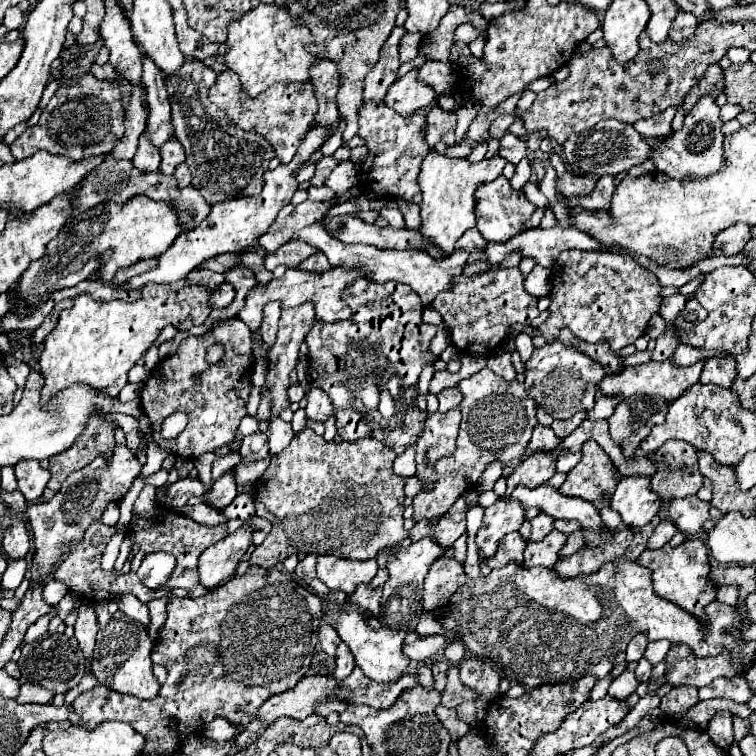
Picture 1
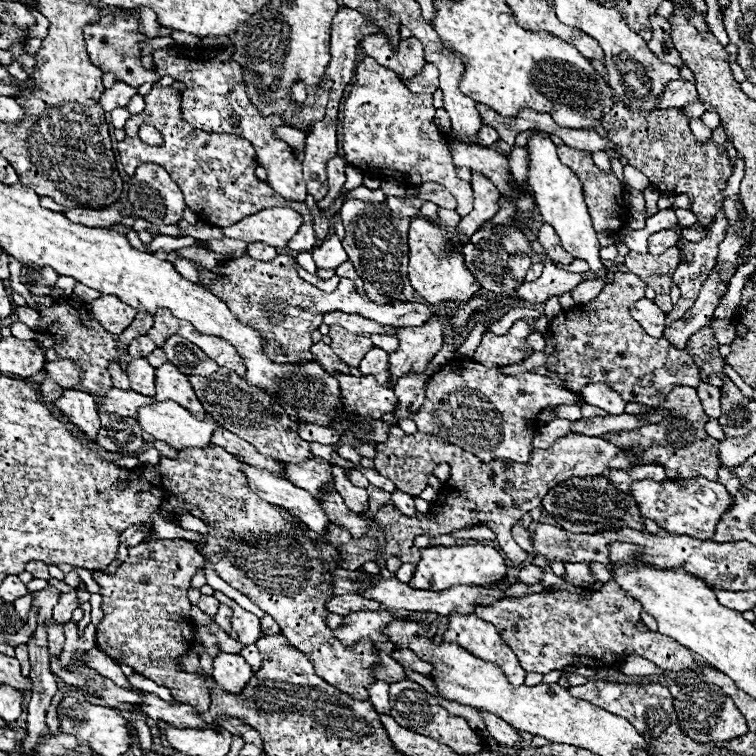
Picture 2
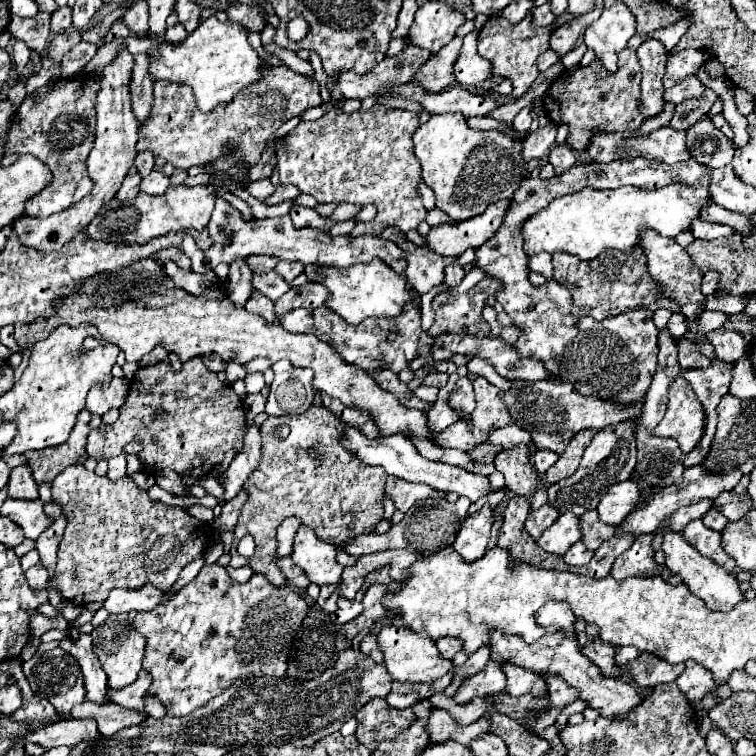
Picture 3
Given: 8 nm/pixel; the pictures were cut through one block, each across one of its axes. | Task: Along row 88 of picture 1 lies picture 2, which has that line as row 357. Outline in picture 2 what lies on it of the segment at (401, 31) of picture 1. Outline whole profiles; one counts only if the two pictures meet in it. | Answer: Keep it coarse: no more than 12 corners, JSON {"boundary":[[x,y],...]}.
{"boundary":[[374,346],[366,352],[358,370],[386,384],[388,352]]}

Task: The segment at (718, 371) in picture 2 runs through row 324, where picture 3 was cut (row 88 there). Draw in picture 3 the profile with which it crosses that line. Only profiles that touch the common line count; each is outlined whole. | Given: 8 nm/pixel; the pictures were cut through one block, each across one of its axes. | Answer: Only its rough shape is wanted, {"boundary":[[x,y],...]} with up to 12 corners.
{"boundary":[[716,92],[678,104],[670,128],[686,130],[712,108]]}

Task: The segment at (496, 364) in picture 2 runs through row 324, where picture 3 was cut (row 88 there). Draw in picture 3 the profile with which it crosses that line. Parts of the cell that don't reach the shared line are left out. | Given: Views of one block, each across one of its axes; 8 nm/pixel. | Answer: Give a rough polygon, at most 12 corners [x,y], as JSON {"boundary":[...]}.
{"boundary":[[532,12],[512,24],[492,16],[478,54],[512,82],[510,100],[538,78],[536,58],[554,24],[532,28]]}

